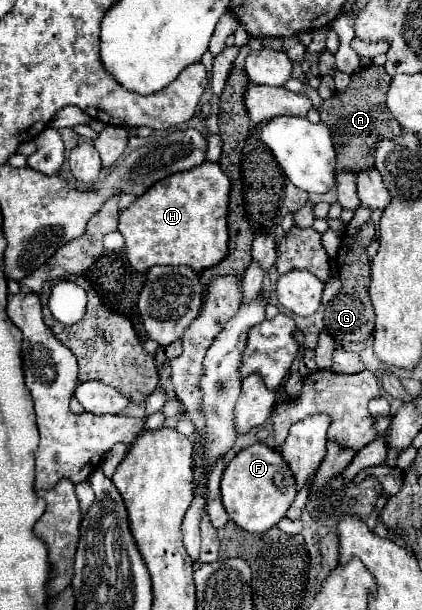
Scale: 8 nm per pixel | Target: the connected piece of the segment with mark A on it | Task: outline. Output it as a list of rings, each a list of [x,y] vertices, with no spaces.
[[[365,65],[357,71],[359,75],[351,75],[351,81],[345,91],[335,93],[331,99],[323,101],[317,109],[321,121],[331,129],[335,153],[337,153],[337,171],[353,171],[359,173],[363,169],[373,167],[373,145],[379,137],[397,137],[401,135],[401,127],[397,127],[395,119],[389,115],[385,107],[385,91],[389,89],[391,77],[383,67]]]

